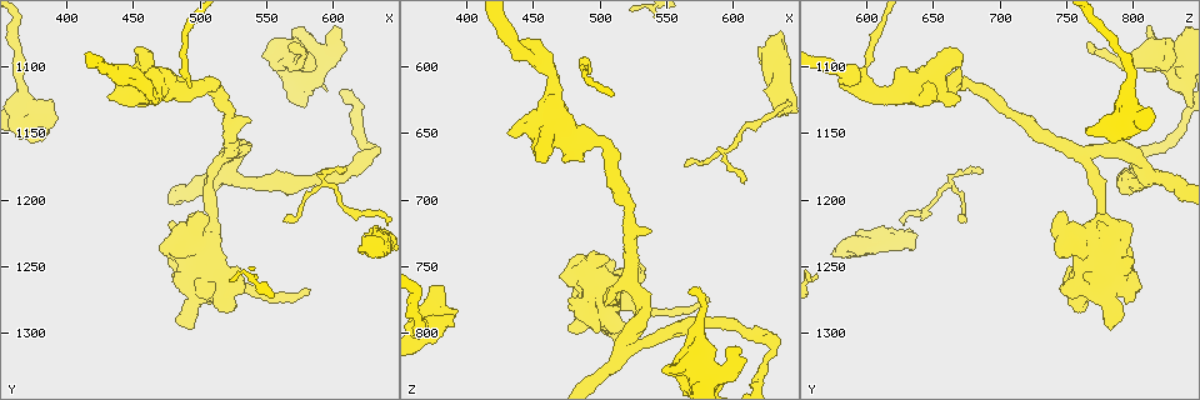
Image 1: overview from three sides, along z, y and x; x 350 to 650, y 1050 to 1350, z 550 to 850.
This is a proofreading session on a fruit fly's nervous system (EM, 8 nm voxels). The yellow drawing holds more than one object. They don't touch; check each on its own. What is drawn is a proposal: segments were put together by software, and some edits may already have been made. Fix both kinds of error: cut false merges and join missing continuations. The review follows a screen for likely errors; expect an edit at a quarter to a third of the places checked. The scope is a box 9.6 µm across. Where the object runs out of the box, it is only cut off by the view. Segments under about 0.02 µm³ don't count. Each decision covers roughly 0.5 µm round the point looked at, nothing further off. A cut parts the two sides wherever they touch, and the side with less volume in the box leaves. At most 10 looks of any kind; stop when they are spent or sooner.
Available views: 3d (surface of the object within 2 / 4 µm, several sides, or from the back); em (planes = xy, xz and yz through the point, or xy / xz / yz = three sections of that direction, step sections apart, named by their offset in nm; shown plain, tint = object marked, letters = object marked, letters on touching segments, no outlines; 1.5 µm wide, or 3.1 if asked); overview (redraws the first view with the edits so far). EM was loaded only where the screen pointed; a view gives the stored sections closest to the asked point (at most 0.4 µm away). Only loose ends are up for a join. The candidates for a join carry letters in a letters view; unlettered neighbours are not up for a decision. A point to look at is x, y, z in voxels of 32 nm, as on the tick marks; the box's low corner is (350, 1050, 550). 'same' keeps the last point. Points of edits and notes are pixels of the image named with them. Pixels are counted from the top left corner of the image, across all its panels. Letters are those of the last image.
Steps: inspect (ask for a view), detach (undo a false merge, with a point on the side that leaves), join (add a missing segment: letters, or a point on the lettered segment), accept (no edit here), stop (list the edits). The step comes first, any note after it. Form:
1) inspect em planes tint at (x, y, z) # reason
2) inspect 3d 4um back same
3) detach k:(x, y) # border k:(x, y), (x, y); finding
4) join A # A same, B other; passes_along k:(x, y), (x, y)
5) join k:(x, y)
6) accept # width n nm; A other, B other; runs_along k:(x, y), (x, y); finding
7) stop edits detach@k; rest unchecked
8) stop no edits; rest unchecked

inspect 3d 4um at (386, 1152, 766)

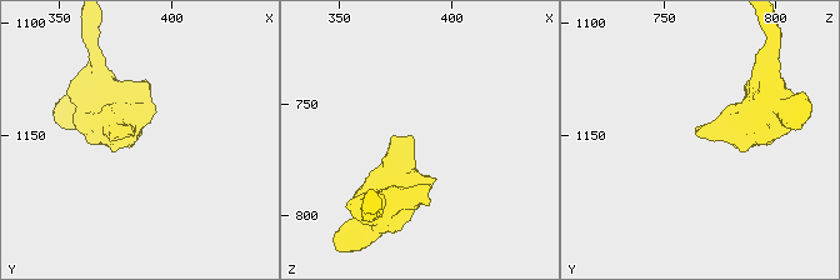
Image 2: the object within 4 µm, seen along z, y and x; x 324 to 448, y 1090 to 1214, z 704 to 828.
inspect em xy step 8 letters at (383, 1150, 767)

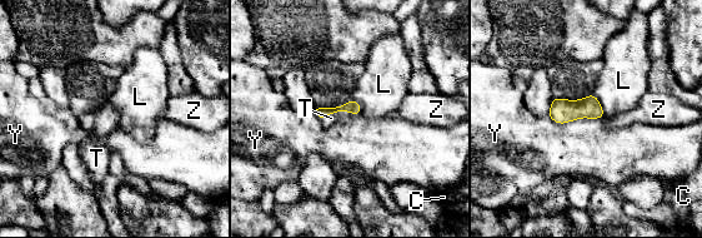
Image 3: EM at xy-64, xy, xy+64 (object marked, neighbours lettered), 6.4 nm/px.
join T # C other, L other, T same, Y other, Z other; passes_along 3:(352, 107), (339, 112), (331, 118); the cell continues

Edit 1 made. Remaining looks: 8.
inspect 3d 2um back at (584, 1268, 772)

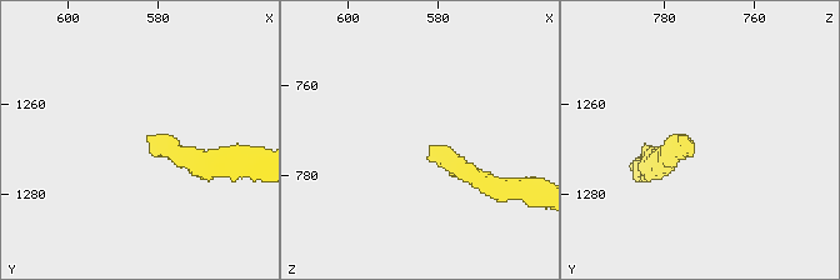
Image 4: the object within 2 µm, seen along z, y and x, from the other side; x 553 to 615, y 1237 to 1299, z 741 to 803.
inspect em planes letters at (581, 1270, 773) # shape alone is not enough

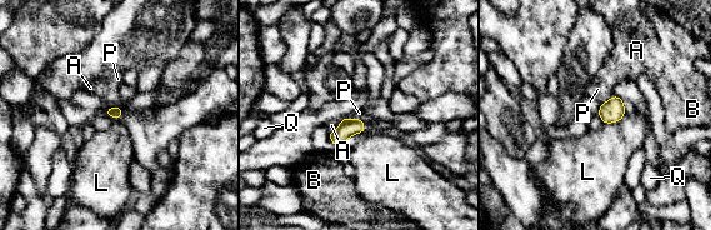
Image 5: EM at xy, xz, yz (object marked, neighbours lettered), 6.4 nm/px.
accept # longest_contact L 160 nm; A other, B other, L other, P other, Q other; none of them fits

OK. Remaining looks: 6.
inspect em planes letters at (628, 1164, 810) # abrupt turn

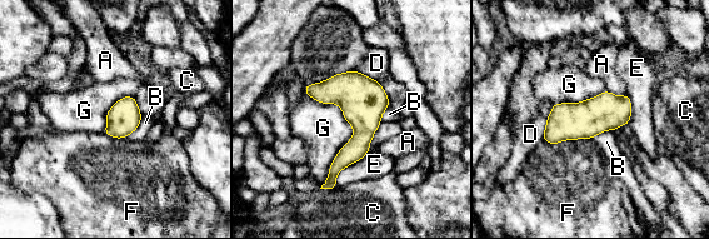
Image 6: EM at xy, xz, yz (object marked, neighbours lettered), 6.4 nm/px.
accept # longest_contact G 650 nm; A other, B other, C other, D other, E other, F other, G other; border 6:(304, 91), (353, 128), (320, 188); all the same cell

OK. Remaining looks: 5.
inspect em planes letters at (604, 1070, 814) # an open end

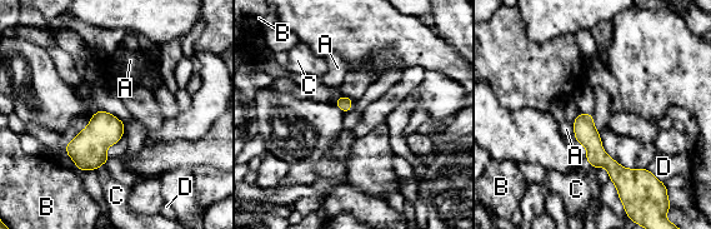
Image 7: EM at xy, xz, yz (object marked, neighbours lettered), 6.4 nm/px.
accept # A other, B other, C other, D other; runs_along 7:(581, 117), (594, 148), (636, 174); no lettered segment goes on from it

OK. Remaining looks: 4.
stop edits join@3; rest unchecked

